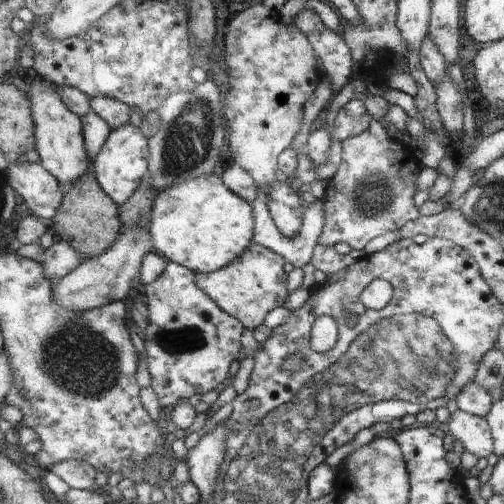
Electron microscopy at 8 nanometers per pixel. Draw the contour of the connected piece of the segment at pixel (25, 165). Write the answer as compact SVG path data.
M15 161L9 164L7 176L33 215L55 221L66 192L54 174L41 162Z

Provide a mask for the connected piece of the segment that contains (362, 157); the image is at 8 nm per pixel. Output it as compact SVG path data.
M375 119L369 132L342 141L341 147L338 171L327 180L324 197L327 222L318 244L334 247L342 242L362 251L374 238L402 229L420 217L415 192L421 166L416 151L407 150L397 138L390 137Z

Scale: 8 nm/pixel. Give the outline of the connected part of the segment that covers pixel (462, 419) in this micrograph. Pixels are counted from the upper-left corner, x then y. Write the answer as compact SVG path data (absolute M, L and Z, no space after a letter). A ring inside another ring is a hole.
M457 409L455 412L450 414L448 430L454 438L459 440L464 450L474 454L477 459L489 458L489 456L493 456L493 453L495 452L495 440L493 440L491 426L489 422L487 422L487 418L483 418L483 416L479 416L477 414L465 412L465 410Z

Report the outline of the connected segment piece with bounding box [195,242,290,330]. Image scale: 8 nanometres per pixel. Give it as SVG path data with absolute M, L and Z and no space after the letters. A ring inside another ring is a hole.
M253 242L246 253L229 266L209 274L195 272L195 278L203 292L215 299L227 314L239 319L247 329L255 330L265 322L271 310L285 306L287 302L290 292L287 292L288 272L283 268L286 261L283 255L277 254L271 248Z

